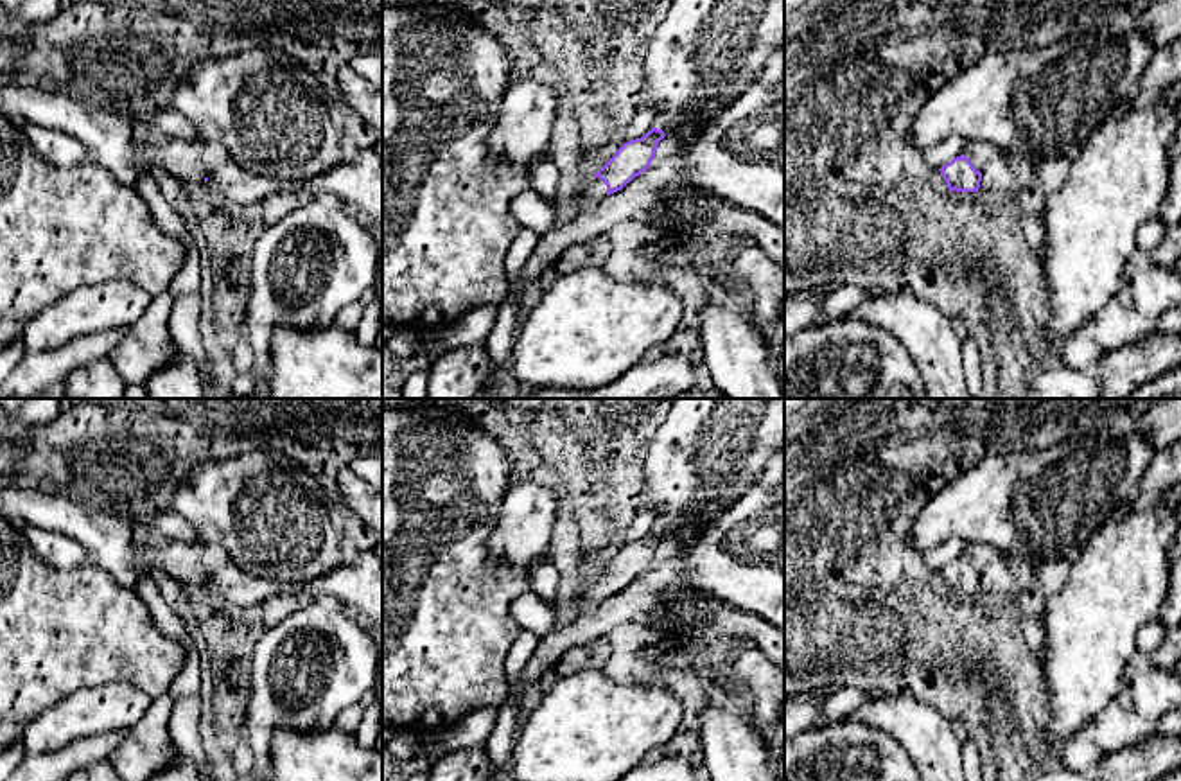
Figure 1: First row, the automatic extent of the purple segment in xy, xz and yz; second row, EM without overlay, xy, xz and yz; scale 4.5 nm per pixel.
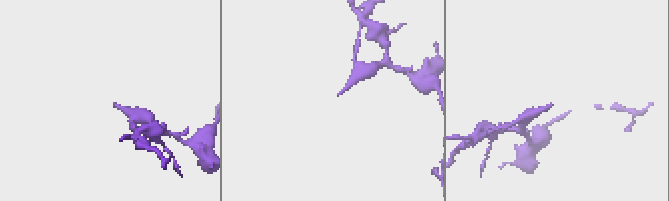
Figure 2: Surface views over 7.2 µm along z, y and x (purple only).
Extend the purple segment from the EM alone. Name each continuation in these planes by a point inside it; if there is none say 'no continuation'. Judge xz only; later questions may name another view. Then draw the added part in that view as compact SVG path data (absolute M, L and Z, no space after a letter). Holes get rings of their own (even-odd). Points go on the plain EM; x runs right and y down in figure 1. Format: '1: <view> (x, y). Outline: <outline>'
1: xz (594, 591). Outline: M592 578L587 582L583 594L574 601L585 609L589 605L603 601L605 598L607 598L607 587L599 580Z

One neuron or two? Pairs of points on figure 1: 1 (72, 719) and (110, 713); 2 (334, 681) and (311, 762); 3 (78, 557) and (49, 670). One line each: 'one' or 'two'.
1: one
2: two
3: two

